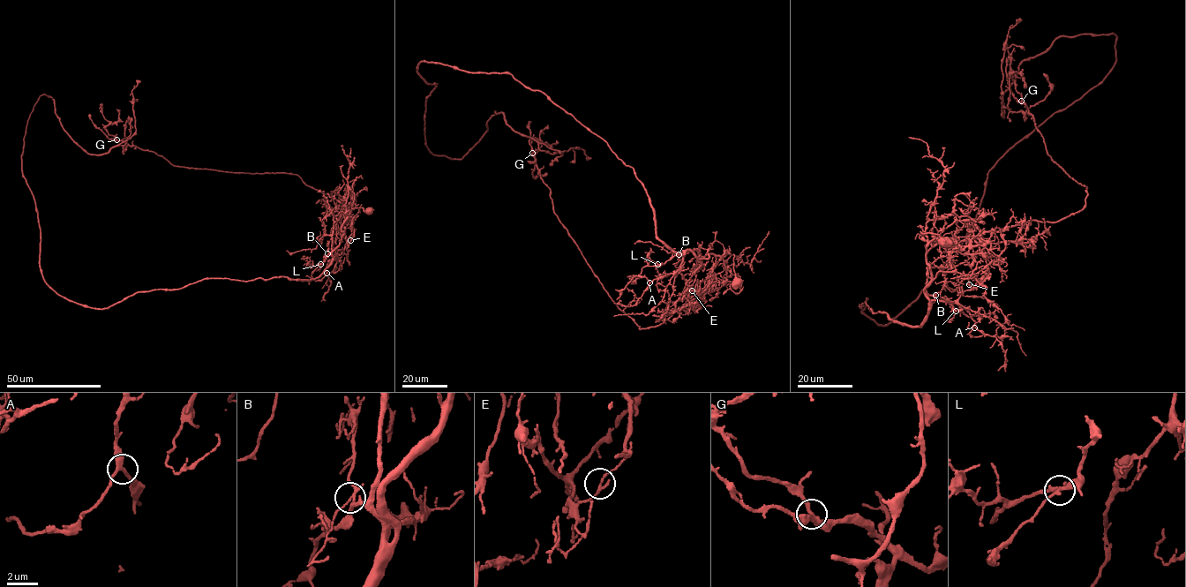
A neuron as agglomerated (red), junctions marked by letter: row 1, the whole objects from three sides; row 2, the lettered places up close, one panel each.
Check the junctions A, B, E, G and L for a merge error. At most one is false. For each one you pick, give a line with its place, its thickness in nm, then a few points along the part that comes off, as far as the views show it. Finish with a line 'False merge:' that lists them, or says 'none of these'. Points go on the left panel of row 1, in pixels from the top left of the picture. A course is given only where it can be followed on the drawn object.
E: at (350, 240); 120 nm thick; foreign part runs (350, 240), (354, 232), (344, 203), (297, 176), (175, 166), (108, 134), (101, 104)
False merge: E

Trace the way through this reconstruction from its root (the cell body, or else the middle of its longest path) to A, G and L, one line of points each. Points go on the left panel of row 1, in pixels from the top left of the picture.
A: (369, 210), (358, 207), (345, 213), (343, 235), (326, 273)
G: (369, 210), (358, 207), (346, 214), (344, 203), (305, 184), (296, 175), (176, 166), (153, 152), (116, 139)
L: (369, 210), (358, 207), (345, 213), (347, 219), (341, 228), (343, 235), (339, 245), (320, 264)

